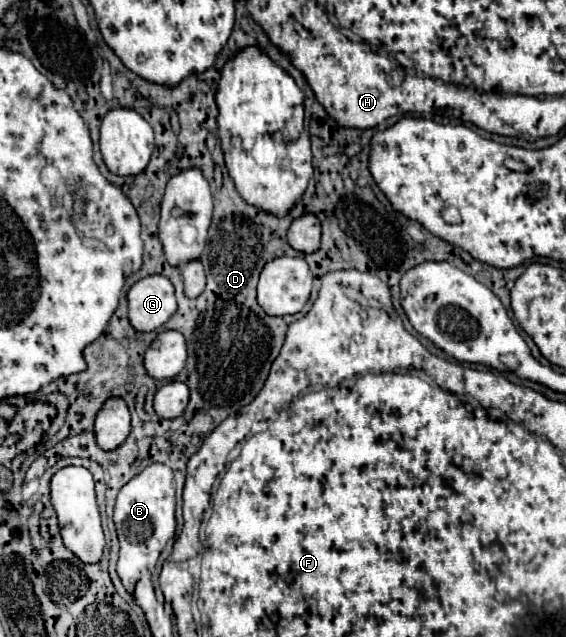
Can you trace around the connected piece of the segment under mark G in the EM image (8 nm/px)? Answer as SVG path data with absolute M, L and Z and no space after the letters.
M148 275L136 281L128 291L128 319L140 331L156 331L176 311L174 285L162 275Z

